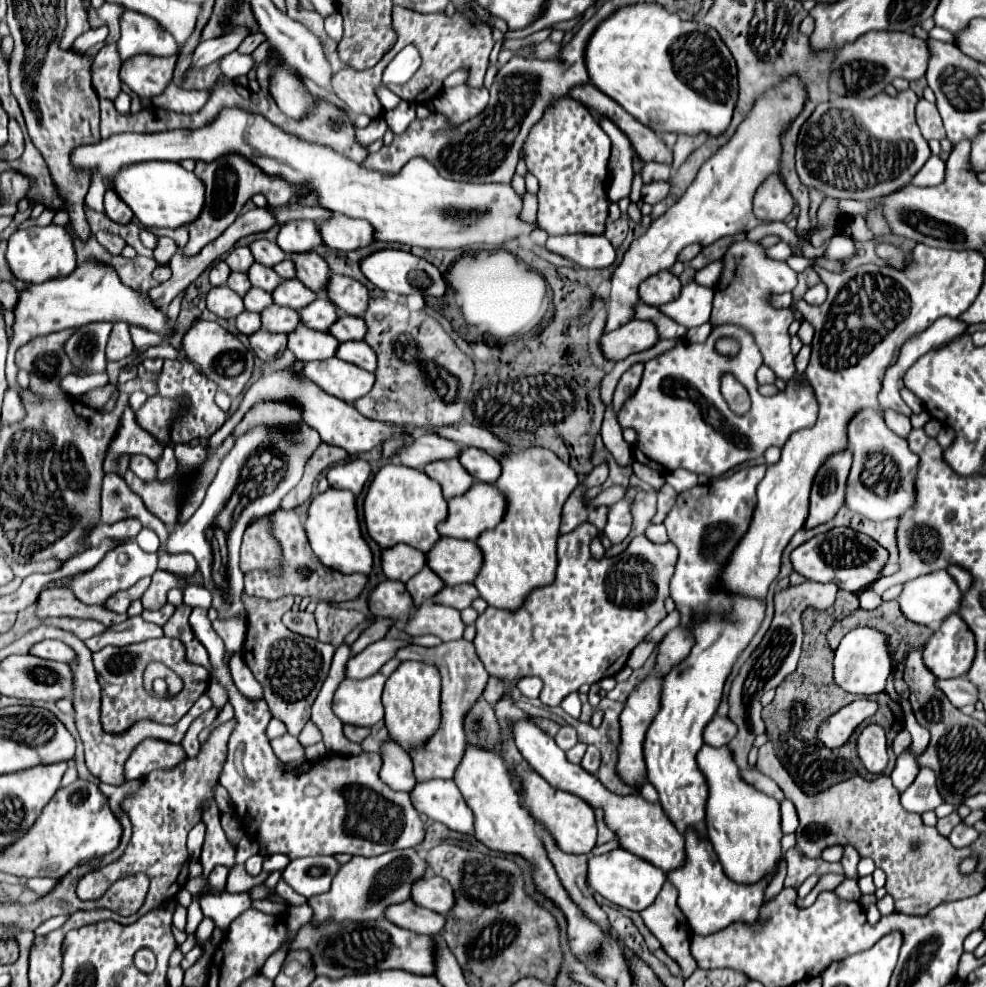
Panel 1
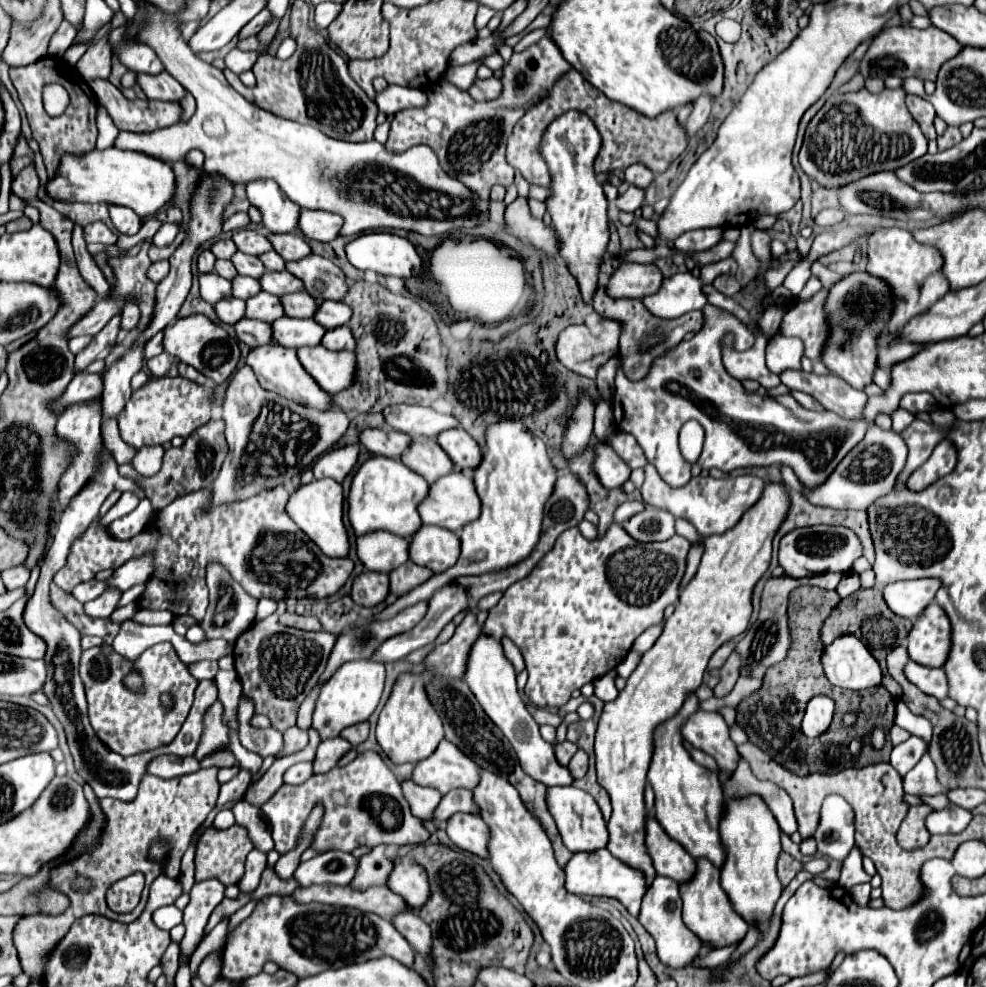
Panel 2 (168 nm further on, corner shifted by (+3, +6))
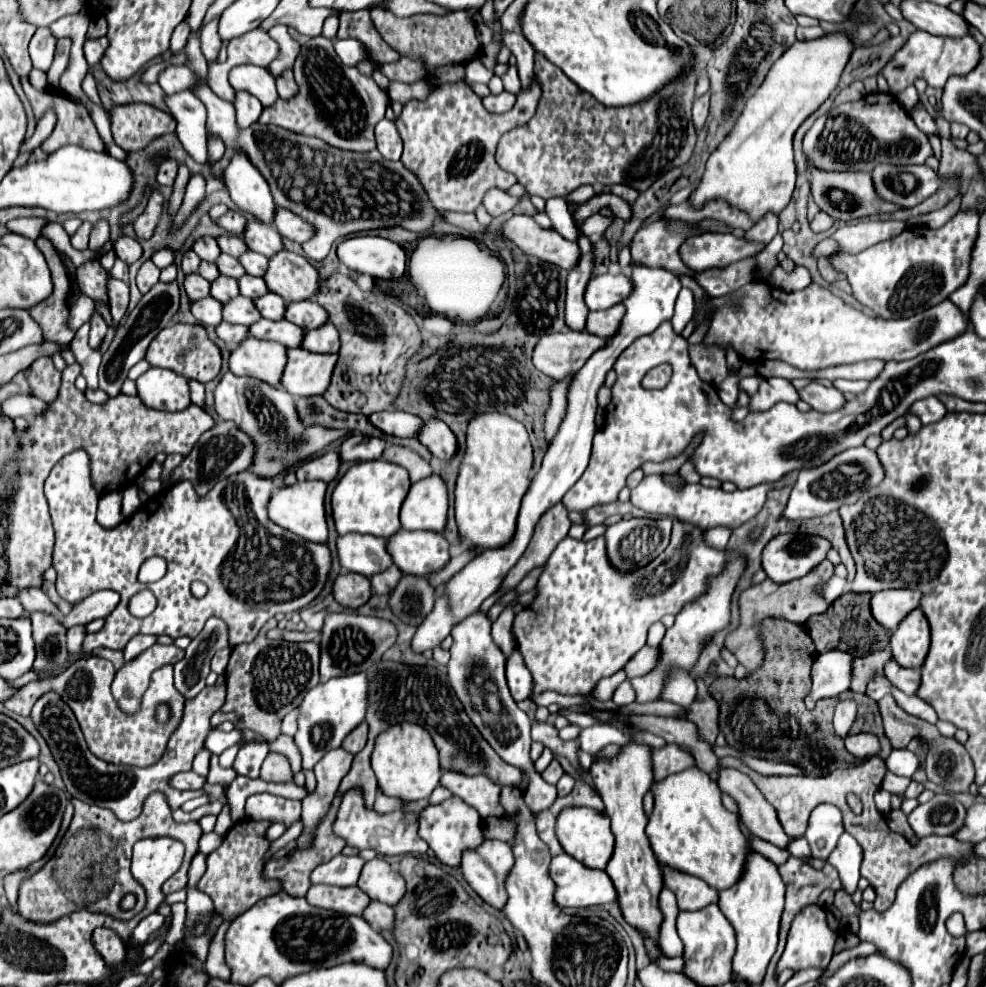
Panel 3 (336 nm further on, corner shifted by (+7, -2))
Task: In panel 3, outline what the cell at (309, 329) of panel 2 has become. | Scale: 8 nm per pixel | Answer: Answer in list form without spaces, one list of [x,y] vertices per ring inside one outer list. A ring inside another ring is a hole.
[[[260,319],[248,327],[252,337],[258,339],[268,339],[268,341],[278,341],[284,347],[300,347],[300,335],[304,329],[296,327],[294,323],[288,321],[270,321],[270,319]]]

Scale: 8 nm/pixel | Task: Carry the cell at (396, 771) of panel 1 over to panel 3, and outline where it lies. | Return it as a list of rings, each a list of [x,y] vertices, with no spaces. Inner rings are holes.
[[[450,797],[438,805],[428,805],[426,809],[420,811],[420,837],[436,853],[440,863],[448,867],[460,867],[462,853],[480,847],[484,841],[482,817],[474,807],[466,805],[462,799]]]

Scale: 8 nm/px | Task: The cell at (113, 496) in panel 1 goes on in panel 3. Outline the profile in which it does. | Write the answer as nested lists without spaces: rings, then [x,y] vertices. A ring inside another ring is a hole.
[[[114,491],[112,495],[104,495],[98,503],[98,523],[106,529],[114,529],[124,521],[122,515],[122,491]]]

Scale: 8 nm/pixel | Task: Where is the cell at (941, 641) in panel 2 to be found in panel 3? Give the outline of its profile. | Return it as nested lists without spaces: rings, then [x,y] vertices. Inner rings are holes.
[[[916,607],[904,617],[904,621],[890,637],[892,659],[902,667],[920,667],[920,663],[924,663],[924,655],[928,655],[928,643],[928,621]]]

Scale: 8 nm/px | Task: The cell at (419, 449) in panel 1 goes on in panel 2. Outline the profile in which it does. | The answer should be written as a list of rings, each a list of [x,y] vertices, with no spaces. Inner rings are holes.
[[[366,429],[364,433],[360,433],[360,441],[370,453],[392,459],[400,459],[412,443],[410,435],[392,429]]]

